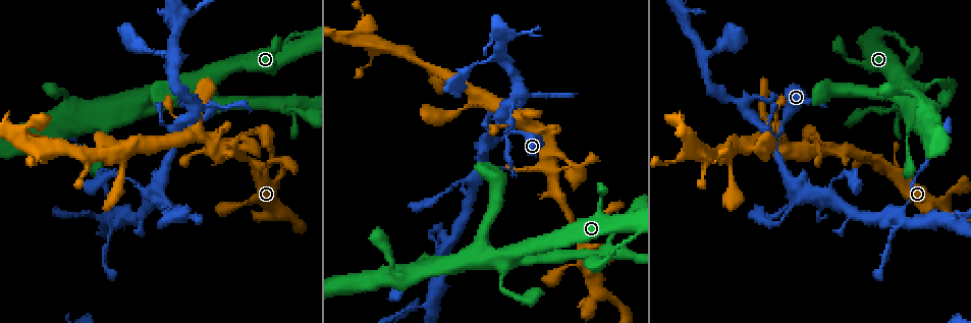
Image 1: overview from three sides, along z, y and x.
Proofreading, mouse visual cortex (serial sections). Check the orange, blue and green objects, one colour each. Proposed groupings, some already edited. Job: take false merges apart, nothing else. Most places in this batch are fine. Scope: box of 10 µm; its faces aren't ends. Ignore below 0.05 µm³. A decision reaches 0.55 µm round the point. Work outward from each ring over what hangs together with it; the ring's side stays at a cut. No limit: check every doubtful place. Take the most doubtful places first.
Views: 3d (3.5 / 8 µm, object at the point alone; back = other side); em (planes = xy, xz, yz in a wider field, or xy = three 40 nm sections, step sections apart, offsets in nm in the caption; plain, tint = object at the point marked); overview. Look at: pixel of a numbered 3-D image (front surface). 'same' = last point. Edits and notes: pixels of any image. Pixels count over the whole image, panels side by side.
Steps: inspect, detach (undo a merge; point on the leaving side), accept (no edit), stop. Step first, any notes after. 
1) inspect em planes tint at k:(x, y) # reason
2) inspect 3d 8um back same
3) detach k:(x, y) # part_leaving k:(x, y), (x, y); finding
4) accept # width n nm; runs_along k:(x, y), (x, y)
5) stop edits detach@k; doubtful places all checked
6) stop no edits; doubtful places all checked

inspect 3d 8um at 1:(776, 139) # three-way junction

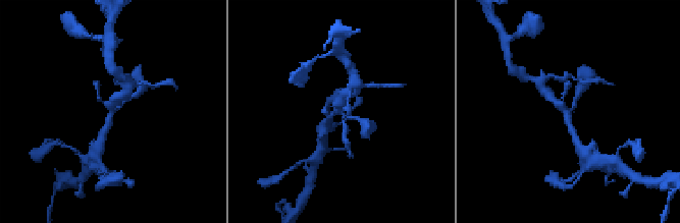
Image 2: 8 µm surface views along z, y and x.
inspect 3d 3.5um same

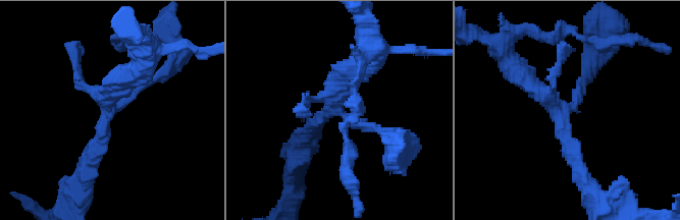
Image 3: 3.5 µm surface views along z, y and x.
inspect em planes tint at 3:(109, 113)

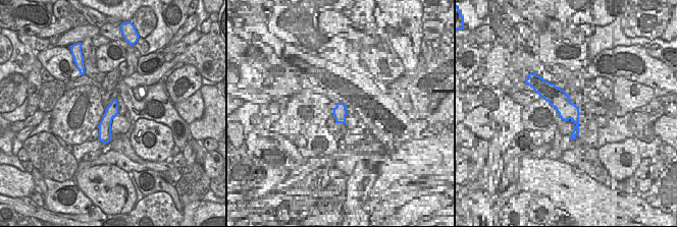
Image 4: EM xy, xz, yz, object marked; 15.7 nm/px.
accept # width 200 nm; runs_along 4:(114, 103), (105, 122), (105, 140); all the same cell

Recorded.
inspect 3d 3.5um back at 1:(445, 246) # three arms meet

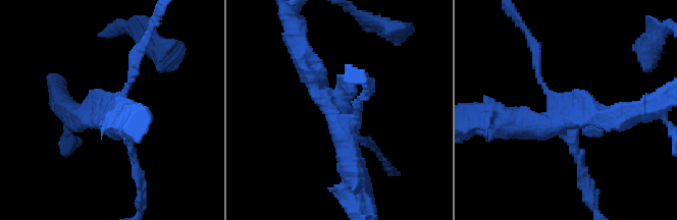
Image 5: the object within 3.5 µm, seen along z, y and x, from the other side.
inspect em planes plain at 5:(340, 108)

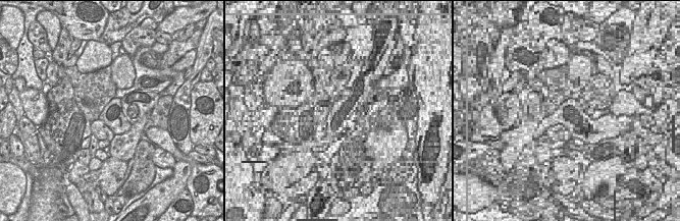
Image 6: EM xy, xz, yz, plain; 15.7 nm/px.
inspect em planes tint same

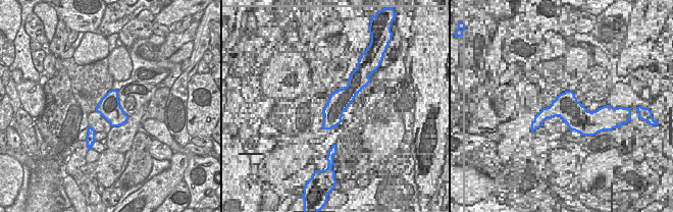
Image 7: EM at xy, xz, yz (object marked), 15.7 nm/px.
accept # runs_along 5:(305, 57), (339, 107), (352, 169); continuous, no second cell

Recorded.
inspect 3d 3.5um at 1:(885, 166) # a narrow waist

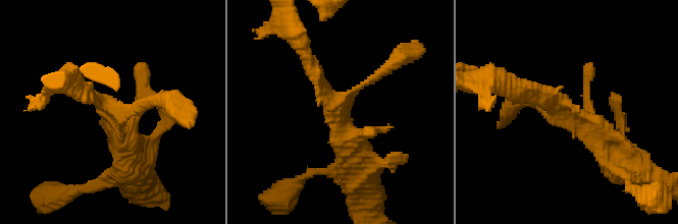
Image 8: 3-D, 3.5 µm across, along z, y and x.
inspect em xy step 3 tint at 8:(339, 109)

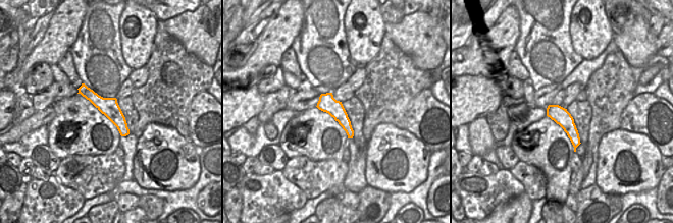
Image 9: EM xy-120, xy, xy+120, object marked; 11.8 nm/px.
inspect em xy step 2 tint same # another direction

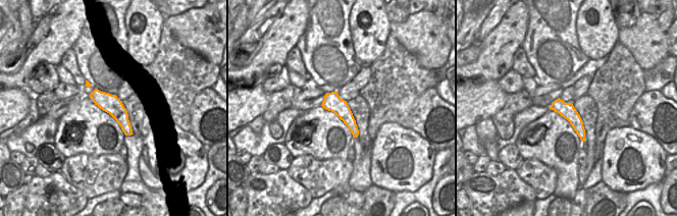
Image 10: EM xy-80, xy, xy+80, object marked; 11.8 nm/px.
accept # runs_along 8:(615, 151), (560, 100), (516, 88); all the same cell

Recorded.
inspect 3d 8um at 1:(193, 108) # three arms meet

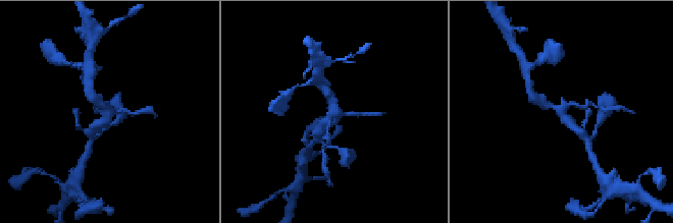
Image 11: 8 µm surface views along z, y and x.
inspect 3d 3.5um same # closer look

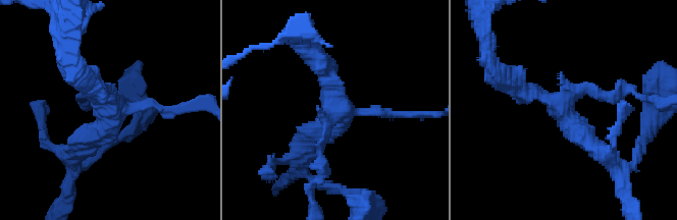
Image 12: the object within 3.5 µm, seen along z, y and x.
inspect em planes tint at 12:(337, 108)

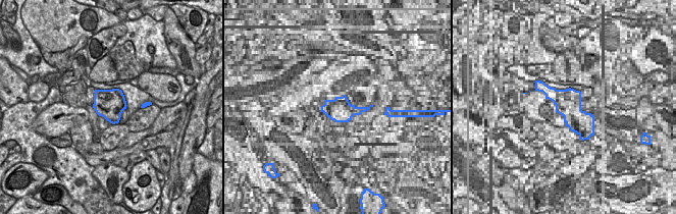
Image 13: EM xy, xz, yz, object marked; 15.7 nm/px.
accept # all the same cell

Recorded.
stop no edits; doubtful places all checked

